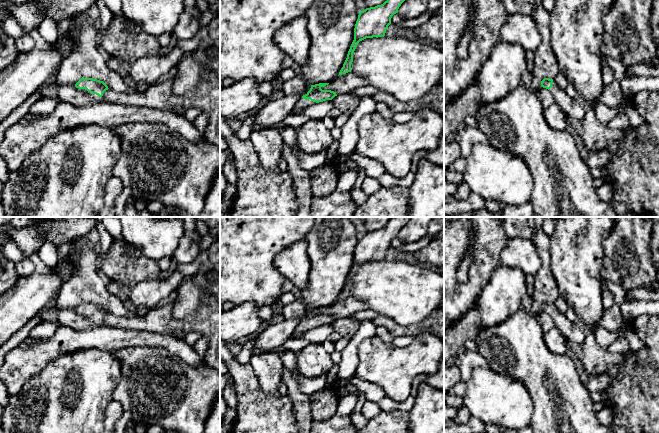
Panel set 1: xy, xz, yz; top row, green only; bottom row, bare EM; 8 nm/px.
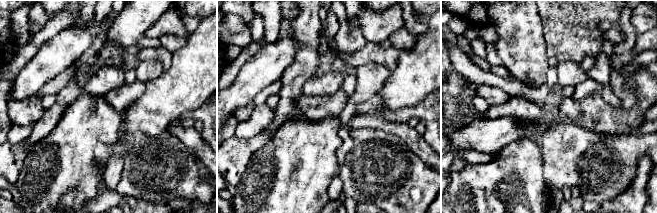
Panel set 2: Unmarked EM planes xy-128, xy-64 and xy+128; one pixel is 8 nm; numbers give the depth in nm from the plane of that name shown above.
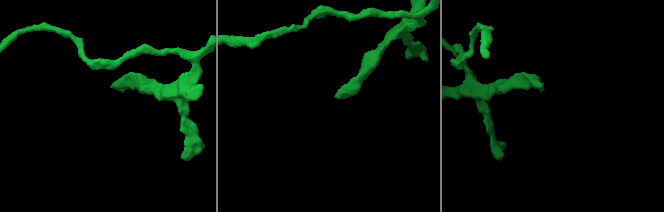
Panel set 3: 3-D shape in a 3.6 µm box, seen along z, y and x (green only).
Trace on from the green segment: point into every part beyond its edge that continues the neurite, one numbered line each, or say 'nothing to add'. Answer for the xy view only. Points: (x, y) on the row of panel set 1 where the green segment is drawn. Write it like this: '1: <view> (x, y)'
1: xy (94, 97)

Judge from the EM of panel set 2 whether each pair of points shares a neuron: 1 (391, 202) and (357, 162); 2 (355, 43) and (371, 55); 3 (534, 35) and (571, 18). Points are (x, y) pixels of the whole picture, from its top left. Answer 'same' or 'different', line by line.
1: same
2: different
3: different

